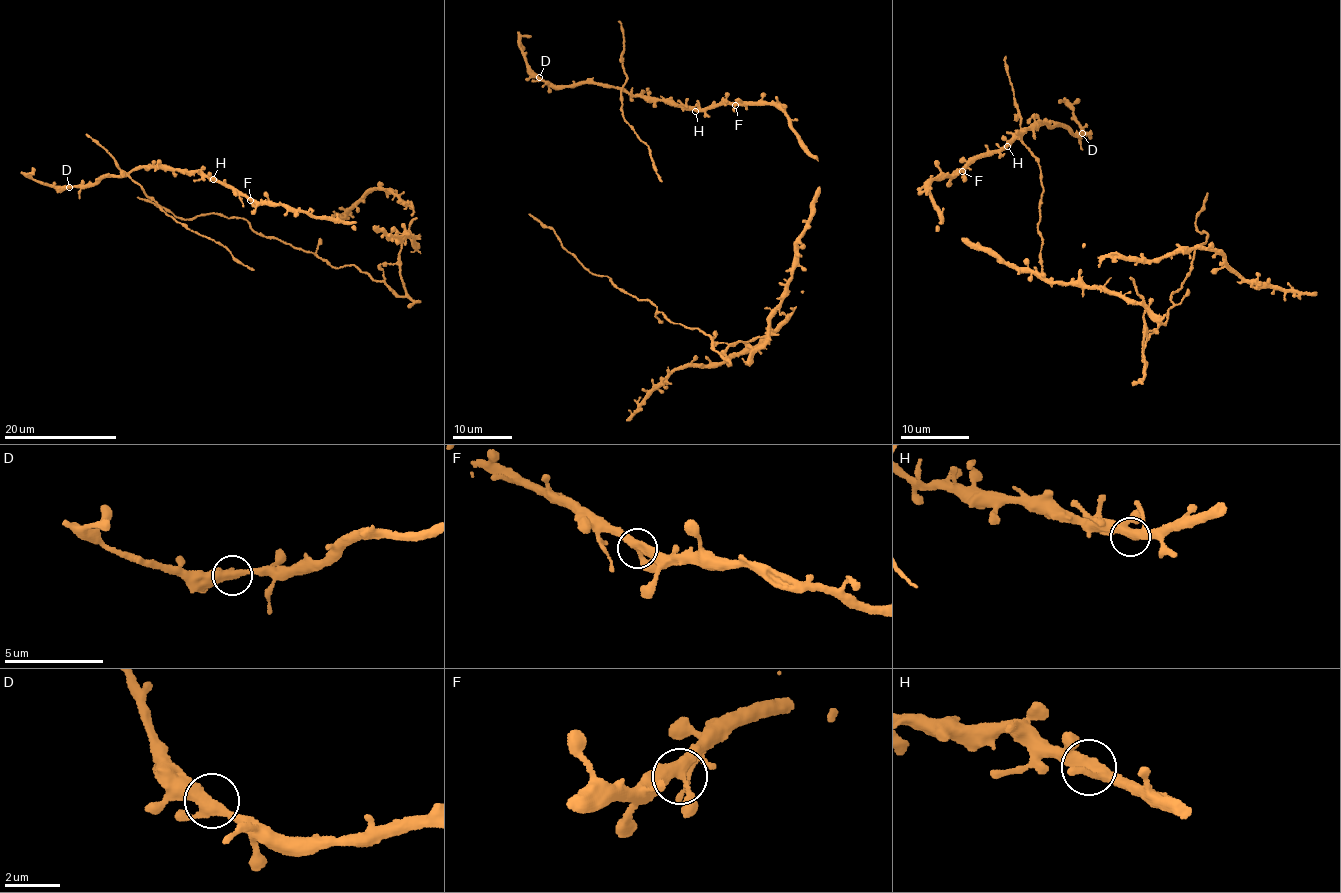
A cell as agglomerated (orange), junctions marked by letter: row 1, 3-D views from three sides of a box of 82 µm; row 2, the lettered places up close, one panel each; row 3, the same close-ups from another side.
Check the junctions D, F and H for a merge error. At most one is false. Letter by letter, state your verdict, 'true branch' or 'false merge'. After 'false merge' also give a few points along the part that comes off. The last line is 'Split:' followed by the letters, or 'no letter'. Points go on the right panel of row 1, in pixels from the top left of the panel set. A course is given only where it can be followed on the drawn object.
D: true branch
F: true branch
H: true branch
Split: no letter

